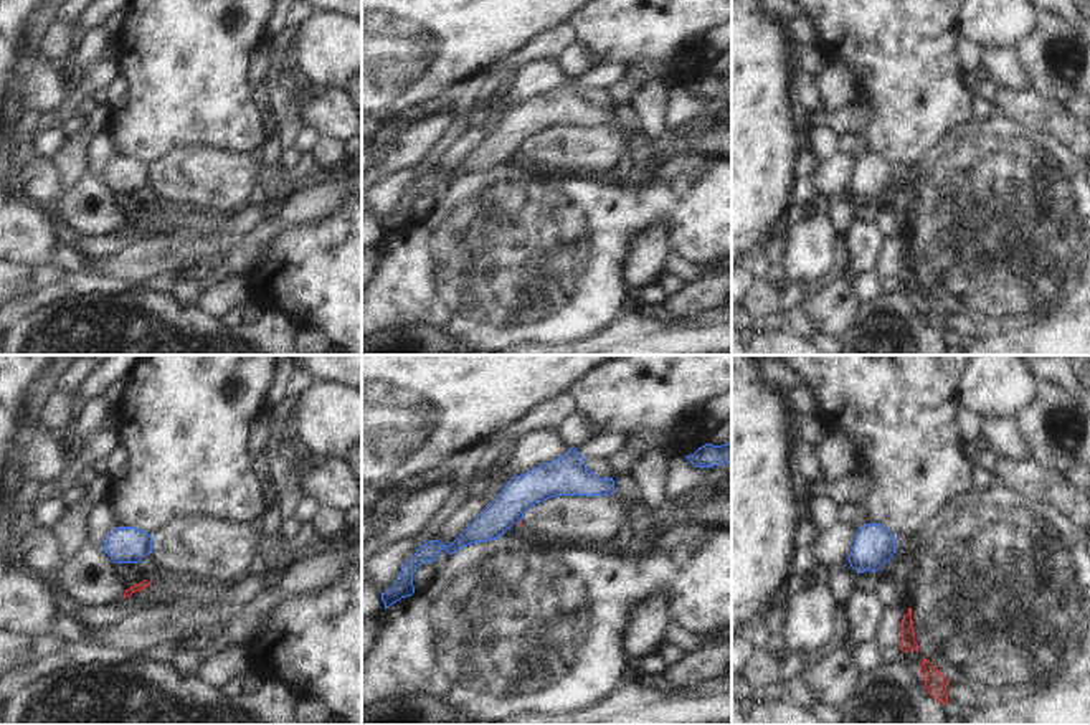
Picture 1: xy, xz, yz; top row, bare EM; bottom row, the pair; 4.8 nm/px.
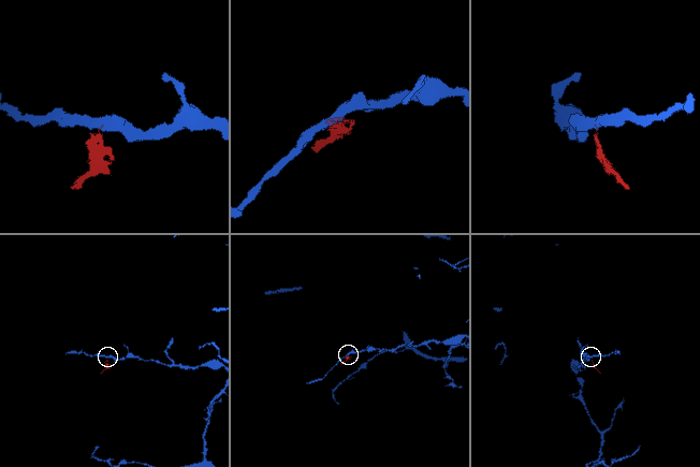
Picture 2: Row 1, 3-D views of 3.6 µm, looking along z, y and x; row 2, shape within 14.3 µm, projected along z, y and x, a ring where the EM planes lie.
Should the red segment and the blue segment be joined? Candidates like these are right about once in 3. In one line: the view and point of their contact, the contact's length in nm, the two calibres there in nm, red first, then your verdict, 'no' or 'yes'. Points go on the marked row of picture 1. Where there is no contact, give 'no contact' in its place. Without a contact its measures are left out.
no contact | no

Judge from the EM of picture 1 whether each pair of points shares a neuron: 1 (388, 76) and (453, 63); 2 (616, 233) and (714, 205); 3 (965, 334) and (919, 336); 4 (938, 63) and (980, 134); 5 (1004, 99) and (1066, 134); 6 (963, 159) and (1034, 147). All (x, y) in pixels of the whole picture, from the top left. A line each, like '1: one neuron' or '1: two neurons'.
1: one neuron
2: one neuron
3: two neurons
4: two neurons
5: one neuron
6: one neuron

